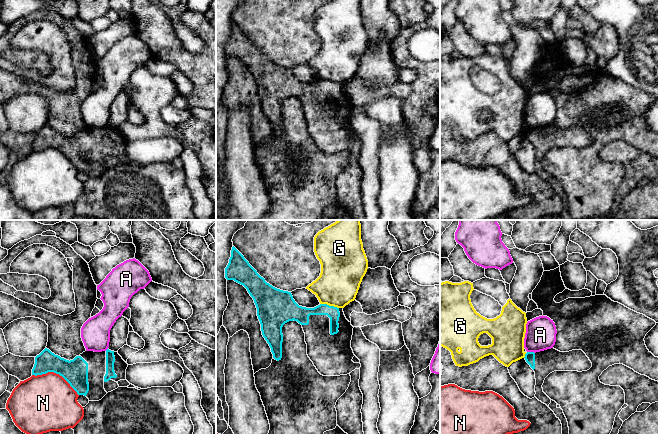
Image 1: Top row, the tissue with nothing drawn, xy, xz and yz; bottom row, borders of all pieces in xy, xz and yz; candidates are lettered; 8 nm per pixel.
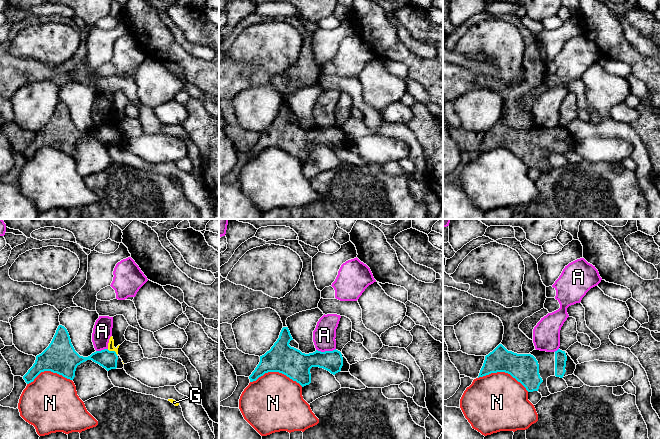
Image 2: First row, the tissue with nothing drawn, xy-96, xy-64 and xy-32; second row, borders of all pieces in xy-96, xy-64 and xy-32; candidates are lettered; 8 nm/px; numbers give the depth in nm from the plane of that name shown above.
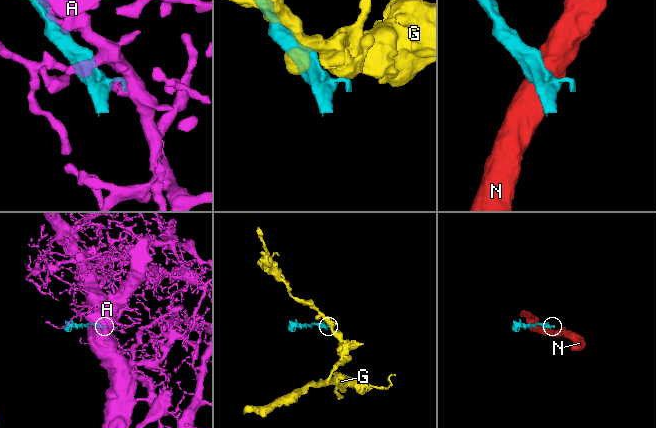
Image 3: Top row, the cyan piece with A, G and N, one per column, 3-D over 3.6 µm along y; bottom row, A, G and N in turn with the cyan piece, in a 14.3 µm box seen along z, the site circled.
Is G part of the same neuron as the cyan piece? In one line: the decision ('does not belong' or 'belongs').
does not belong

